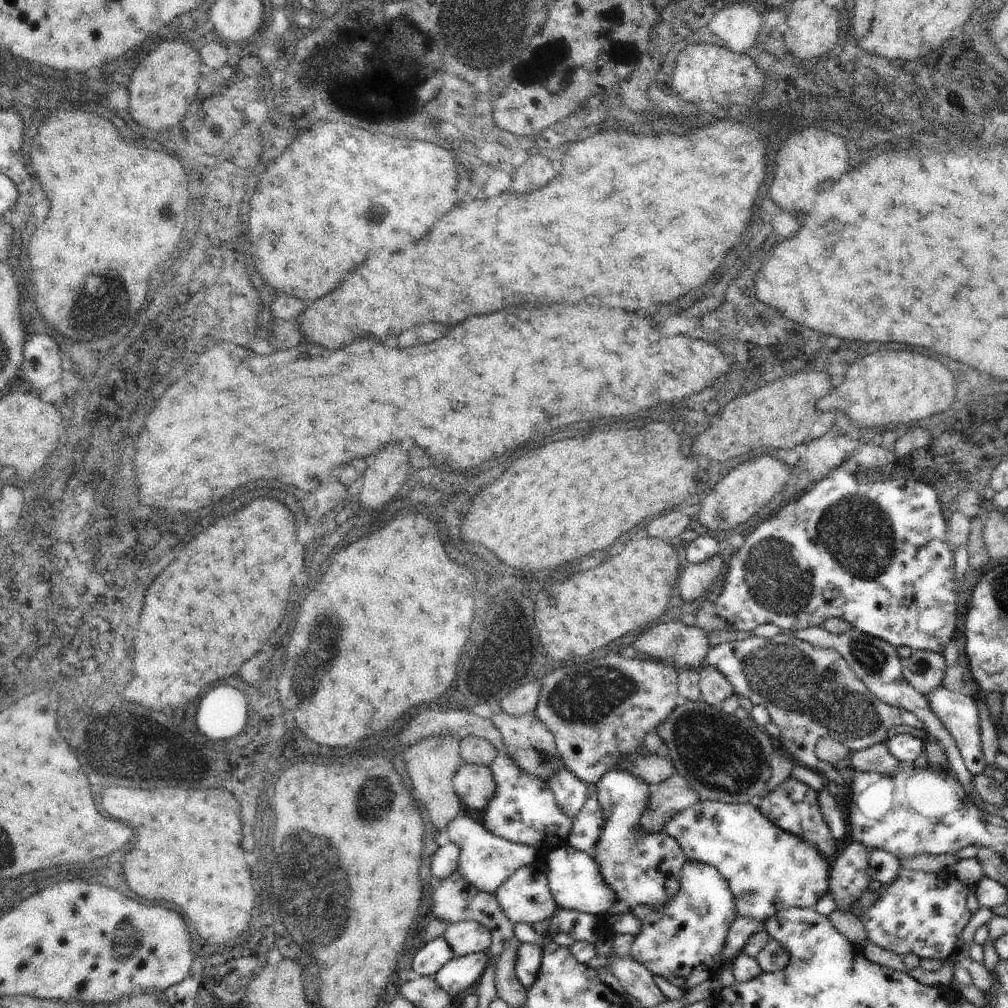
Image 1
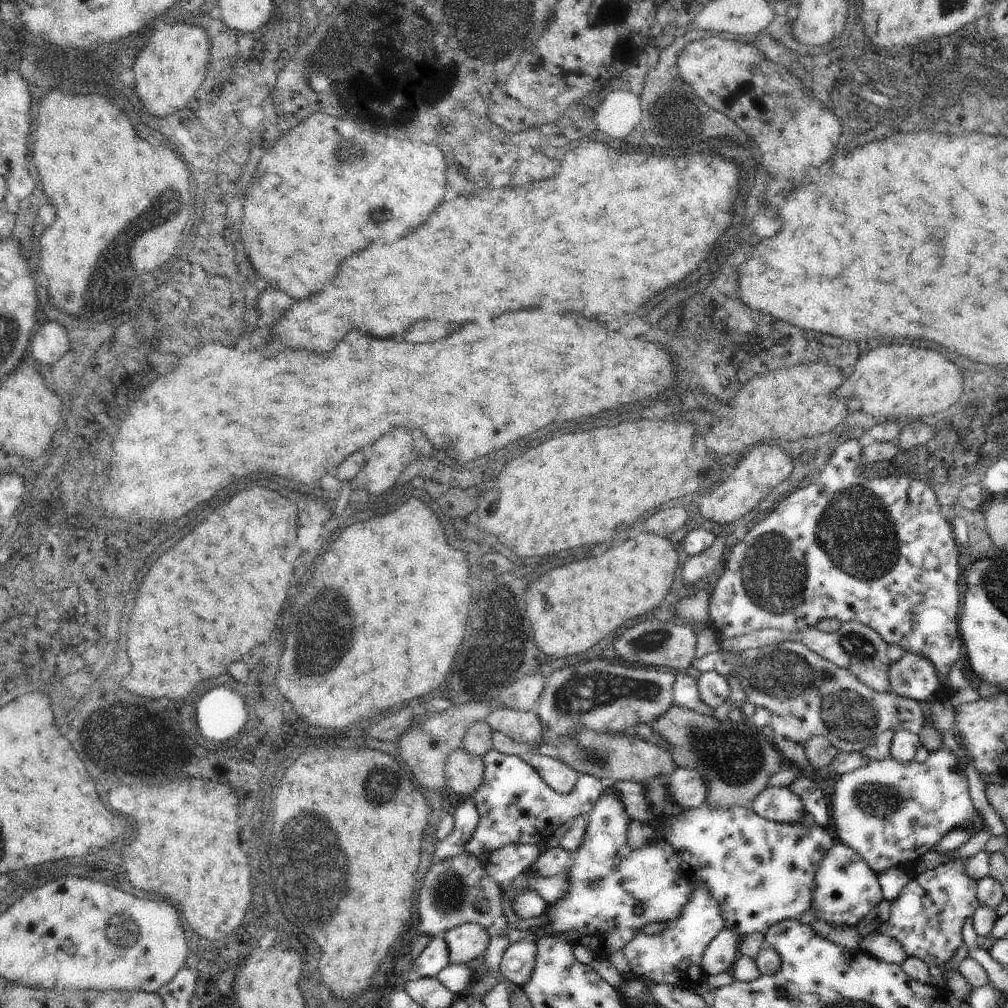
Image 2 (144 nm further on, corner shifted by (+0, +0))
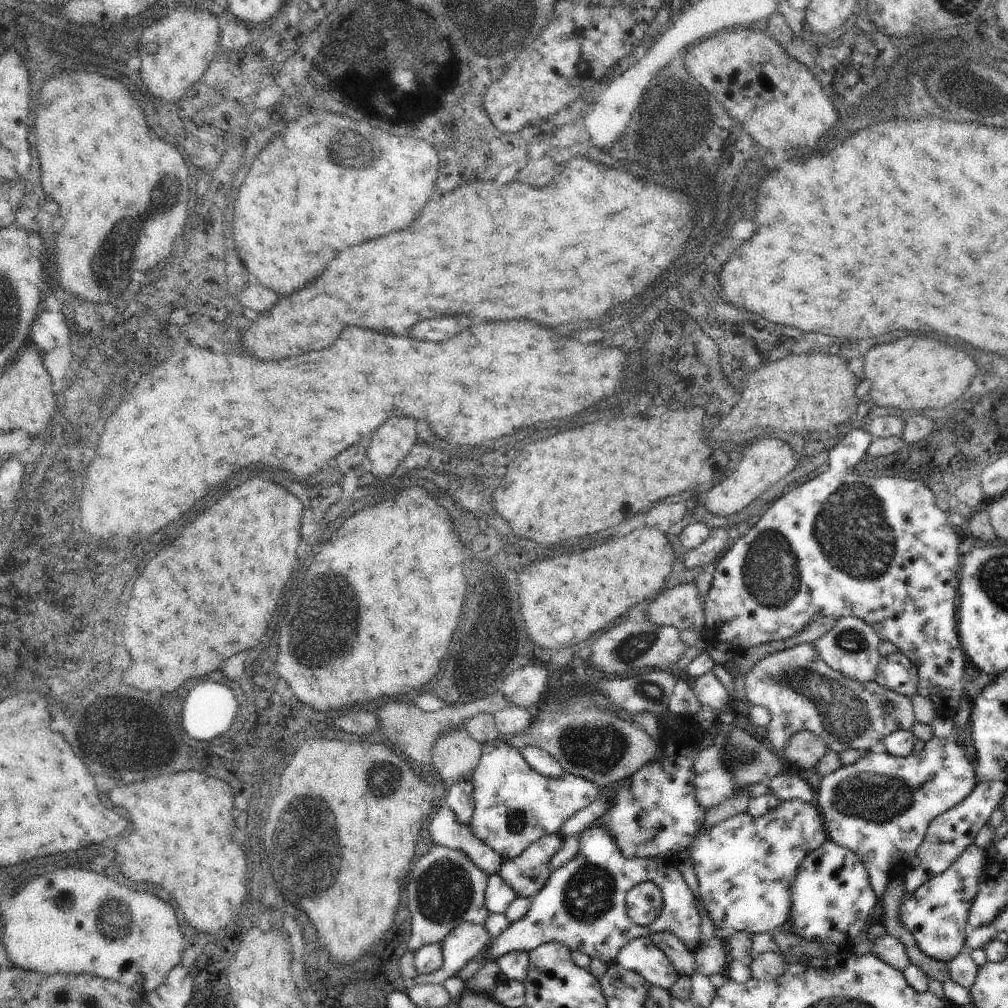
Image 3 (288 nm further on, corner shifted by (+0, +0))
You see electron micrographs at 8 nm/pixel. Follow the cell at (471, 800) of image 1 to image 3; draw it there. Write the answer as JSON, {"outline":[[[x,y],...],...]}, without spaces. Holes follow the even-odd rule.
{"outline":[[[451,730],[445,736],[437,738],[433,748],[433,770],[443,782],[443,788],[453,786],[455,782],[471,782],[473,770],[481,758],[481,744],[471,738],[471,734],[461,730]]]}

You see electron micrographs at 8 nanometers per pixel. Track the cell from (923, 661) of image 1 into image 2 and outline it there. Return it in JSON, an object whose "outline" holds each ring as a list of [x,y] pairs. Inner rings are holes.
{"outline":[[[905,654],[889,668],[889,688],[901,698],[915,702],[931,702],[943,690],[939,672],[933,662],[921,654]]]}

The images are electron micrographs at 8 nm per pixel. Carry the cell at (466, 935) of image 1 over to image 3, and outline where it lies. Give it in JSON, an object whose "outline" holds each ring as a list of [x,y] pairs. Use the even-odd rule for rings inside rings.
{"outline":[[[463,922],[455,930],[451,930],[443,938],[443,964],[437,972],[427,976],[417,976],[411,980],[411,984],[423,982],[423,984],[437,984],[443,986],[447,978],[455,978],[481,950],[485,950],[491,944],[491,938],[485,930],[485,926]]]}

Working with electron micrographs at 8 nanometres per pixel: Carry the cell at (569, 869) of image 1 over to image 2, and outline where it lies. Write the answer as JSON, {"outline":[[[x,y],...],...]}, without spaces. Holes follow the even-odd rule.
{"outline":[[[565,868],[563,872],[557,872],[555,876],[547,876],[547,878],[535,878],[531,872],[525,872],[525,874],[519,874],[515,876],[509,884],[505,884],[501,890],[503,890],[503,910],[505,910],[505,920],[509,916],[509,894],[513,892],[519,892],[523,888],[531,888],[531,890],[537,890],[539,896],[547,902],[547,906],[553,906],[557,904],[557,900],[565,898],[565,894],[569,892],[569,870],[571,868]]]}

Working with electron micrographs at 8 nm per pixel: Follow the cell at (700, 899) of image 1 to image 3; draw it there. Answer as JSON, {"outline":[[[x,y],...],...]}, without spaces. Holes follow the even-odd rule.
{"outline":[[[635,938],[623,946],[615,958],[615,964],[627,972],[639,974],[647,984],[659,986],[669,992],[671,986],[681,978],[671,964],[671,956],[661,952],[649,938]]]}

